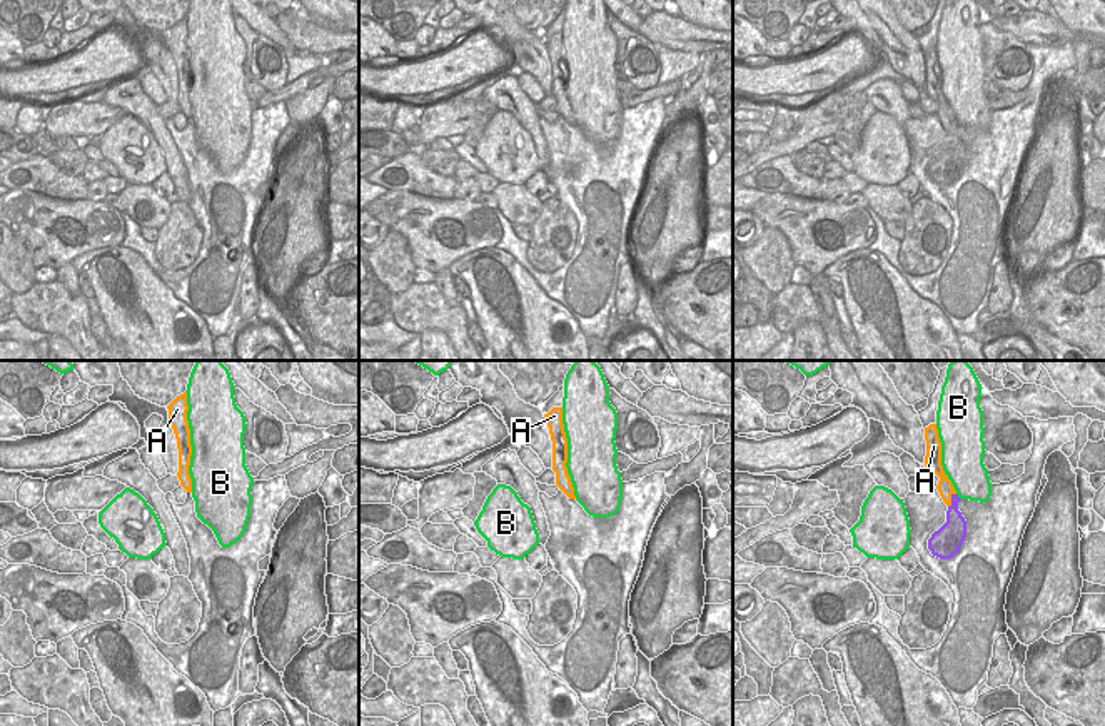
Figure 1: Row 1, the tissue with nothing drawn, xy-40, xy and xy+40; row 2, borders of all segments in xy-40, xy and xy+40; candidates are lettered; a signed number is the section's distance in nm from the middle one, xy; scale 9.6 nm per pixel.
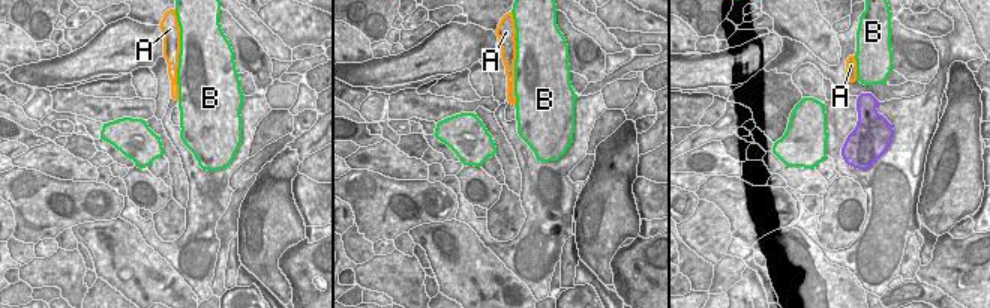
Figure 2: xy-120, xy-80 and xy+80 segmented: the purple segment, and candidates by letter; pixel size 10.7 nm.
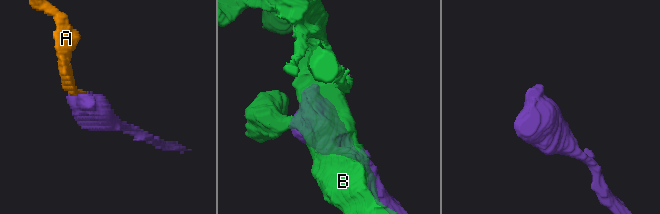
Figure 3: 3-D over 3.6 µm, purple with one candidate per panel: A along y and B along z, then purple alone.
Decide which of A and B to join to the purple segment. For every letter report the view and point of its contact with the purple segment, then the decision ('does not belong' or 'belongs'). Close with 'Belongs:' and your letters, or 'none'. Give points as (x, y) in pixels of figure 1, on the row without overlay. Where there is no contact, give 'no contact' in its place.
A: xy+40 (952, 126) | belongs
B: xy+40 (957, 122) | does not belong
Belongs: A

